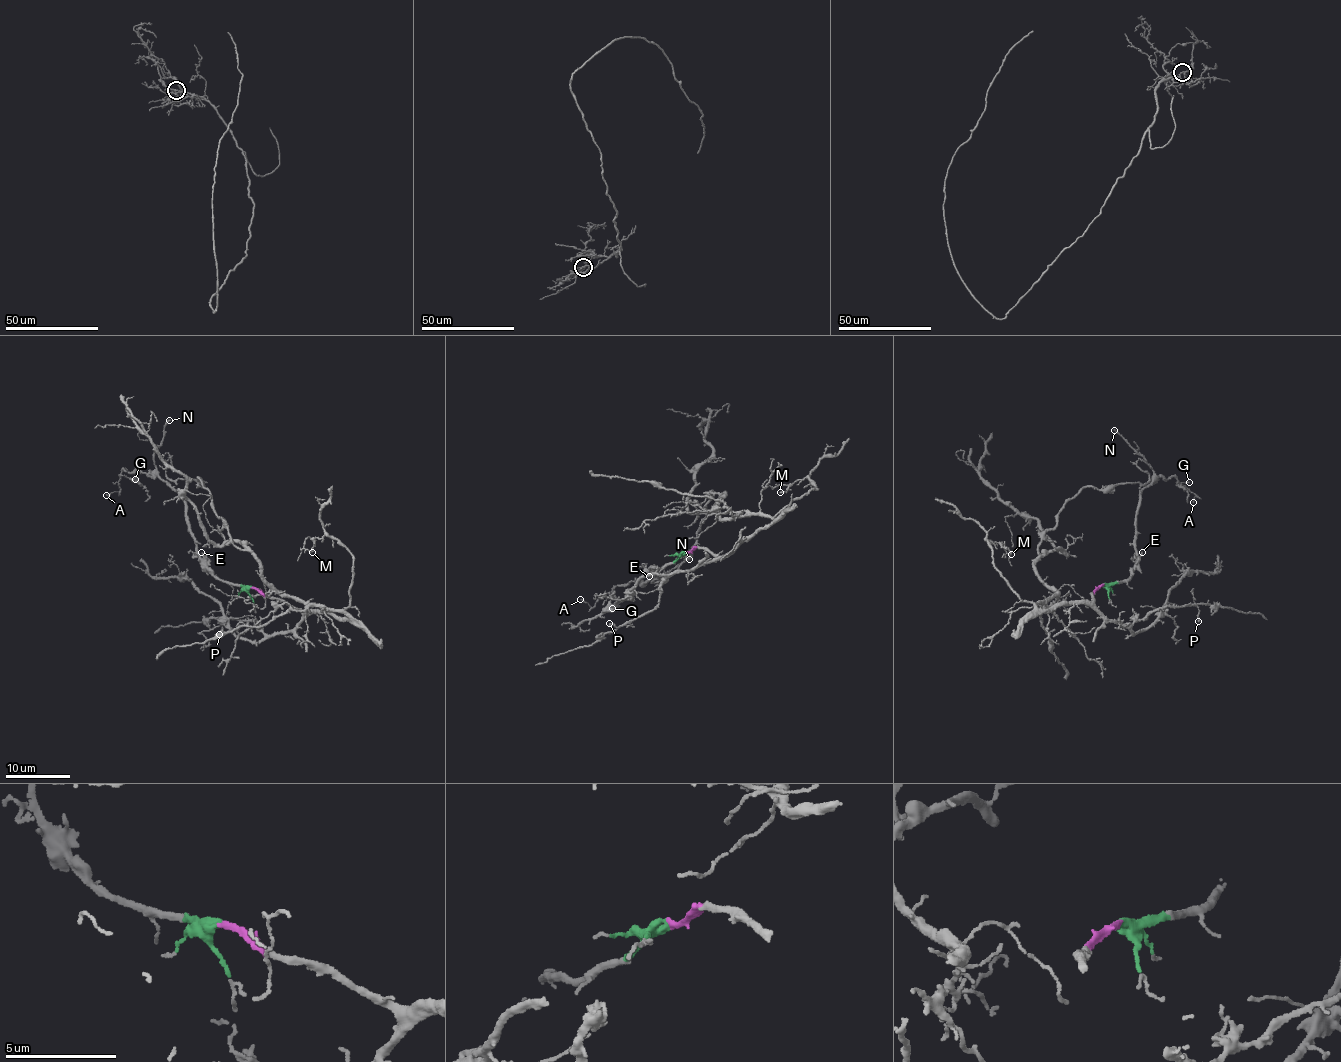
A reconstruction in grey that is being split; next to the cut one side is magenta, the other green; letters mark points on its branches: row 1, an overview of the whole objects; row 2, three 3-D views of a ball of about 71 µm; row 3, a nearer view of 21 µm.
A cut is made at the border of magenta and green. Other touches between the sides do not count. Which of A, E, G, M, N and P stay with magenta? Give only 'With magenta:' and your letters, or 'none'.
With magenta: M, P

